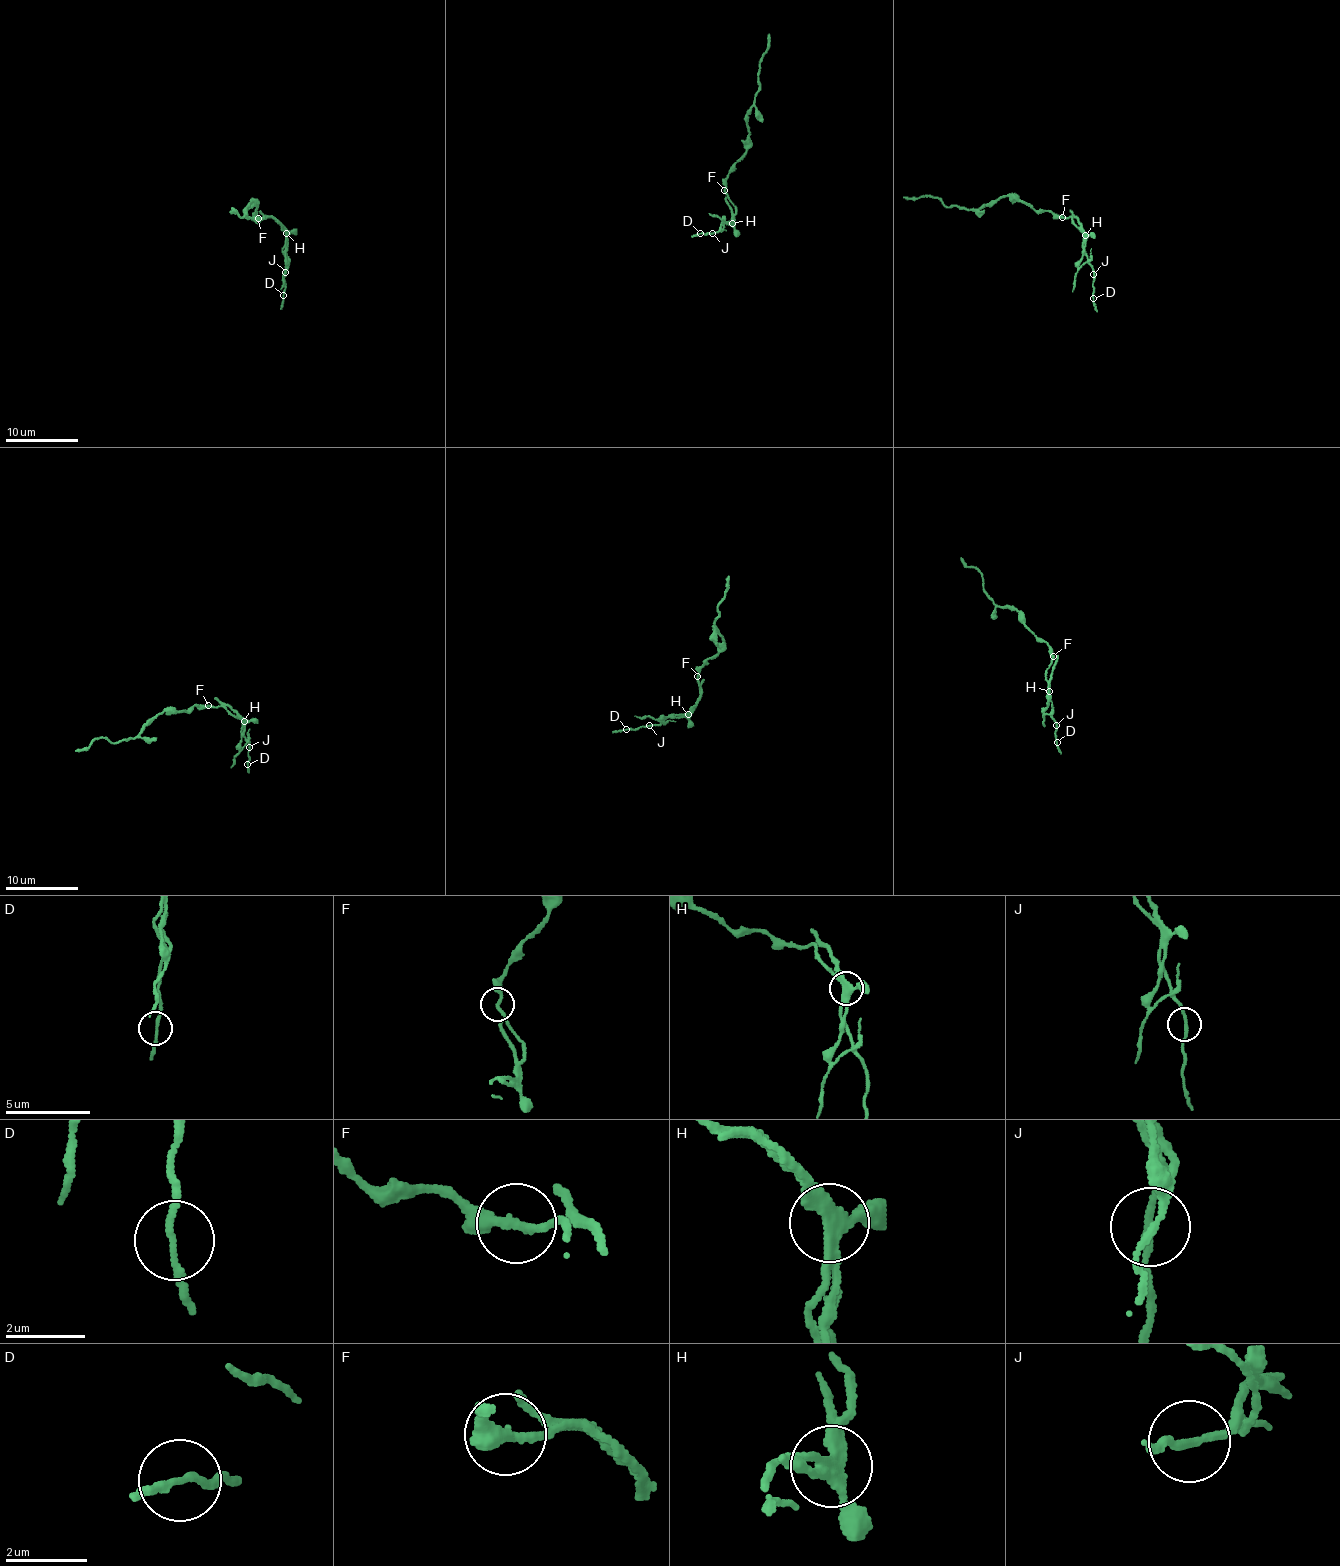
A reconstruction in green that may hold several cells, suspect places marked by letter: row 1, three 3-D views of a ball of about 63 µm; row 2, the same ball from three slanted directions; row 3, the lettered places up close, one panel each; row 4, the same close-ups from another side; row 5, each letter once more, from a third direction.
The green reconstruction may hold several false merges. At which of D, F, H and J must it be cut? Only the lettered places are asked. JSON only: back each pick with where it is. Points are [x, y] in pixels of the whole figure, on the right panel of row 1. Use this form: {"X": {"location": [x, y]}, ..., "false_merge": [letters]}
{"F": {"location": [1062, 217]}, "H": {"location": [1085, 235]}, "false_merge": ["F", "H"]}

